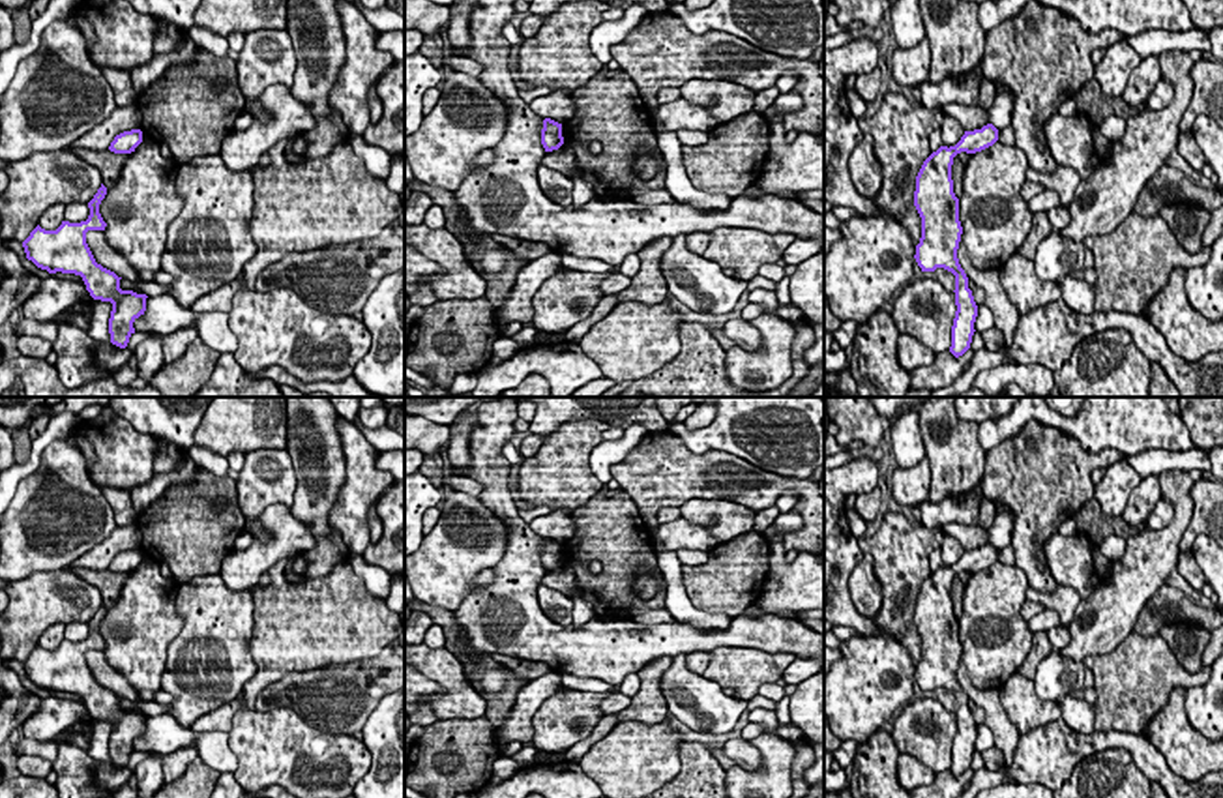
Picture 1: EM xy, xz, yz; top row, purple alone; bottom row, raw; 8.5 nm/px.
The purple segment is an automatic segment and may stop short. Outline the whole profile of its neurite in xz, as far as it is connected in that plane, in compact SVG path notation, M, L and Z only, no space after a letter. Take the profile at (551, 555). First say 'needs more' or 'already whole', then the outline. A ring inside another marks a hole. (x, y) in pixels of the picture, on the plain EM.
already whole; M545 538L543 549L541 549L541 564L543 564L545 571L558 569L564 564L562 543L558 543L551 538Z

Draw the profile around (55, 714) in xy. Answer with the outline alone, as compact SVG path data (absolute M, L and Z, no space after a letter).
M49 695L41 699L37 712L22 723L24 738L37 742L54 742L62 732L71 731L92 716L84 702Z

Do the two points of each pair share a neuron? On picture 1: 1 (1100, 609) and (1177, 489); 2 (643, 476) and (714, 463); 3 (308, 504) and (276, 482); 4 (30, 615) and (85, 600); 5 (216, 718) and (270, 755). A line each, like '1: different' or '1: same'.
1: same
2: same
3: different
4: same
5: different

